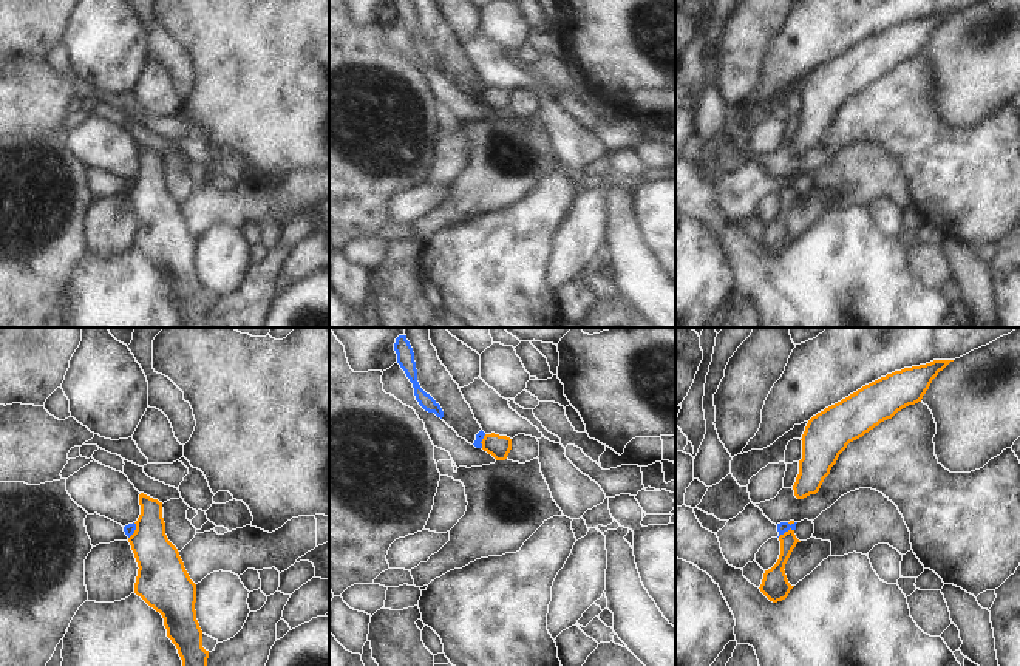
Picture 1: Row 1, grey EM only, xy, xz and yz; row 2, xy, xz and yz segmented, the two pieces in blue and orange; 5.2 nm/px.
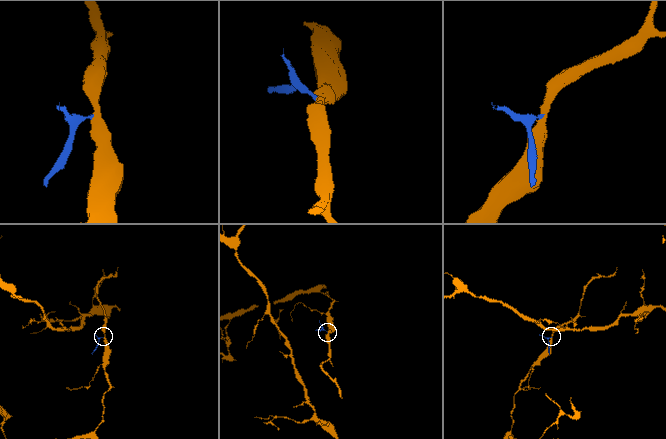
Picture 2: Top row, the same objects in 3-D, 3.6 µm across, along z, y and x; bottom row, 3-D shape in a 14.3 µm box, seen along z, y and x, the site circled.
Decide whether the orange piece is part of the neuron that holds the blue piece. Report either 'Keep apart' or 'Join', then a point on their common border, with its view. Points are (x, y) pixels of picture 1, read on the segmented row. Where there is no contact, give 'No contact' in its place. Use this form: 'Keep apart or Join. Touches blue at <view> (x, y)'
Keep apart. Touches blue at yz (787, 530)

